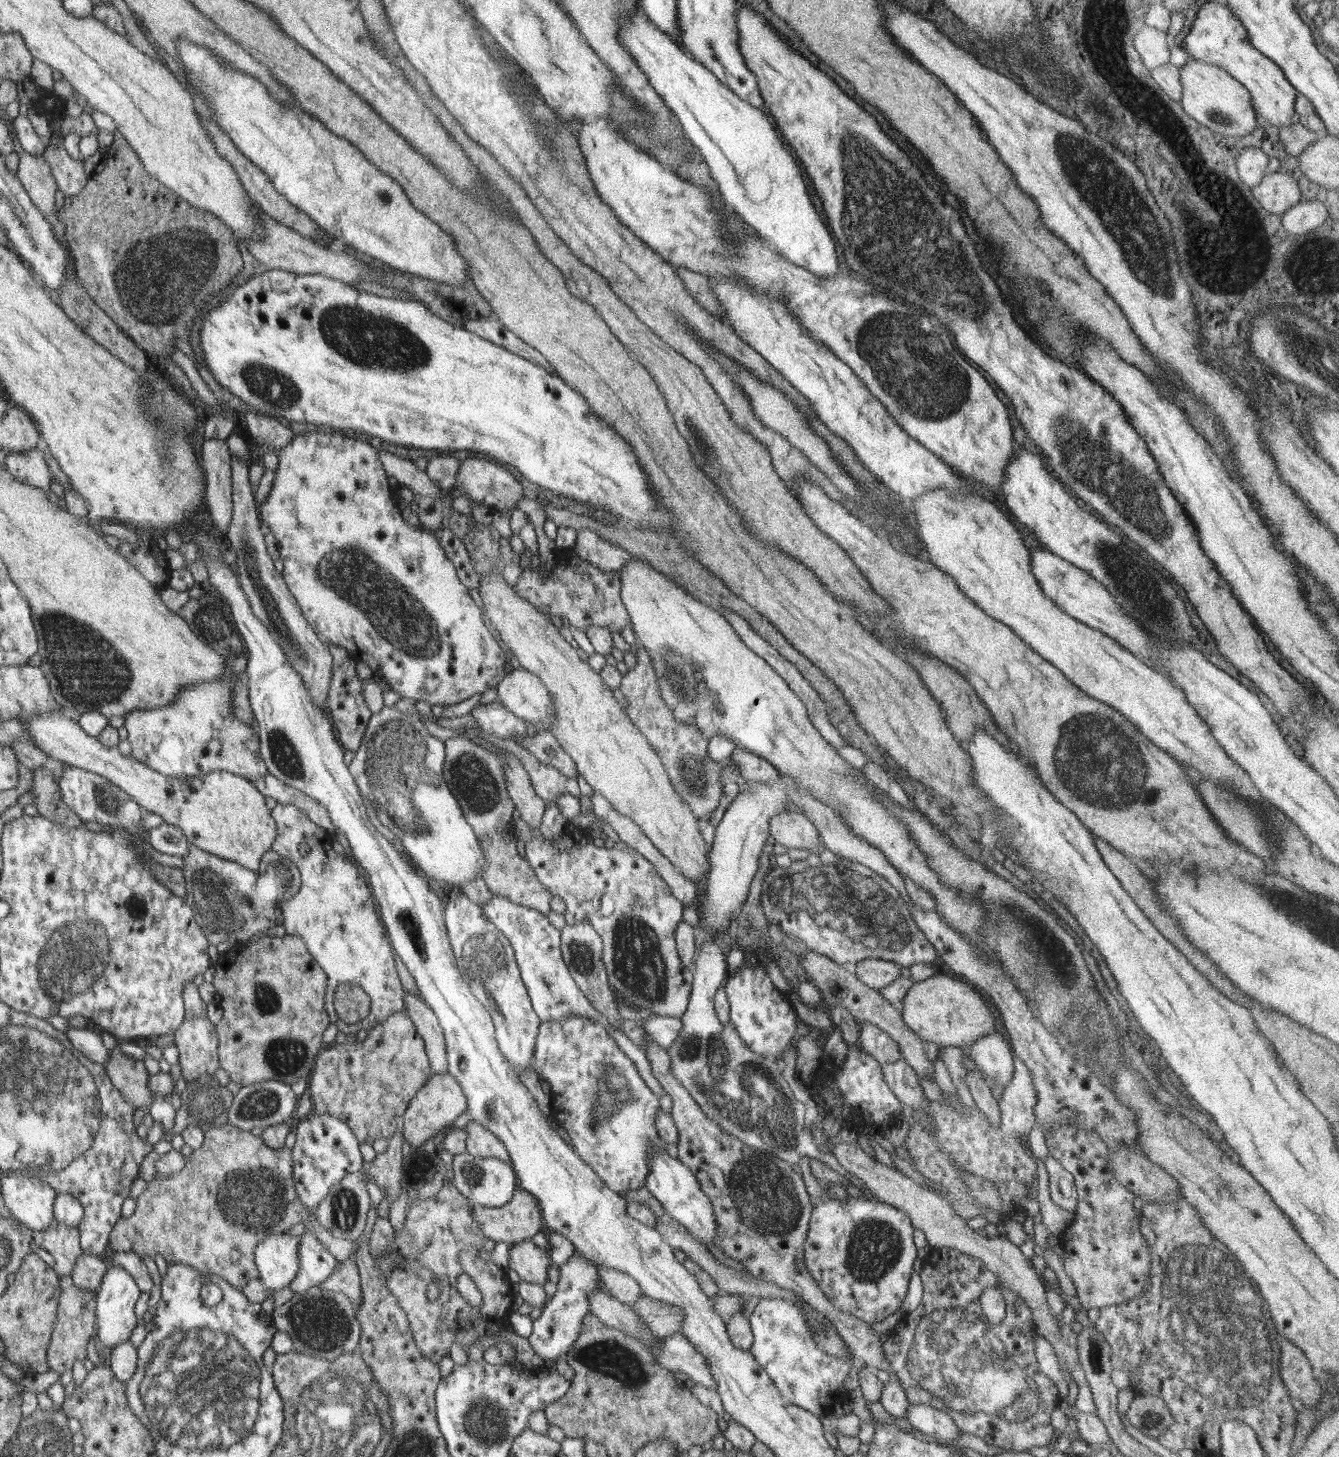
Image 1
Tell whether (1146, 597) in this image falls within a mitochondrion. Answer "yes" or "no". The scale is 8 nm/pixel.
yes

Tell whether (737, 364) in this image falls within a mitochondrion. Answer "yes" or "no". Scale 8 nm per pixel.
no

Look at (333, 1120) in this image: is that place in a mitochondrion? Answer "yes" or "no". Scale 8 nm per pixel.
no

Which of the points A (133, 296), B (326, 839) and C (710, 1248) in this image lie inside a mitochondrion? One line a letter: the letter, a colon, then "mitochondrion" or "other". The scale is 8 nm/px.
A: mitochondrion
B: other
C: other

